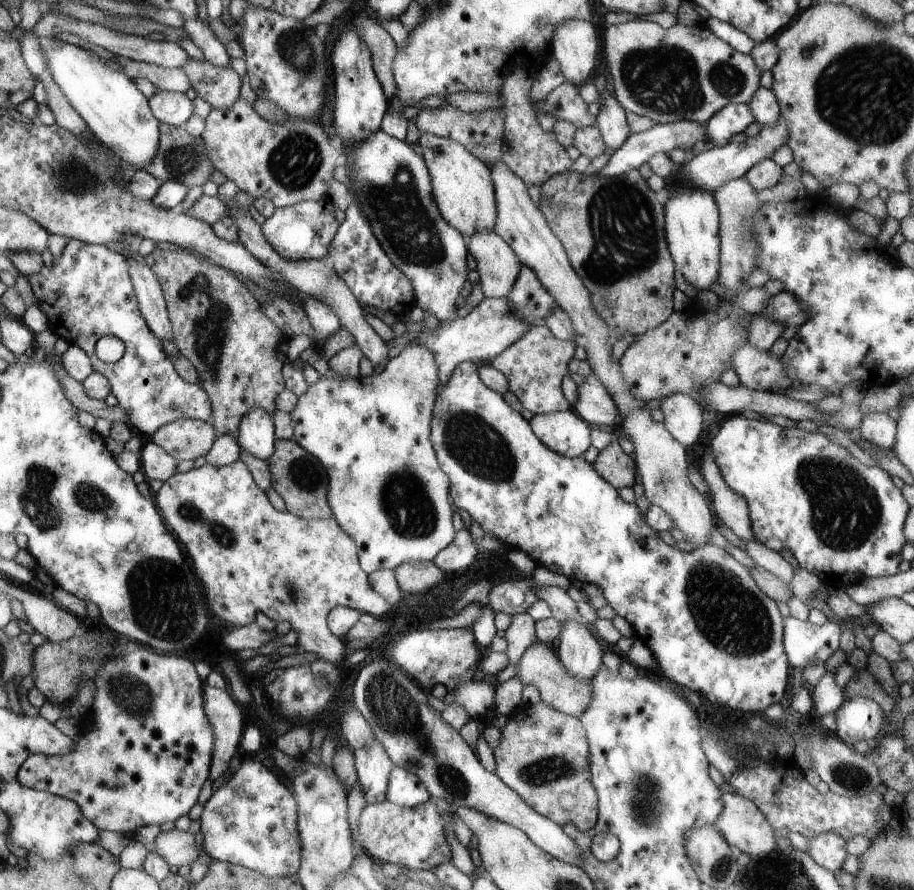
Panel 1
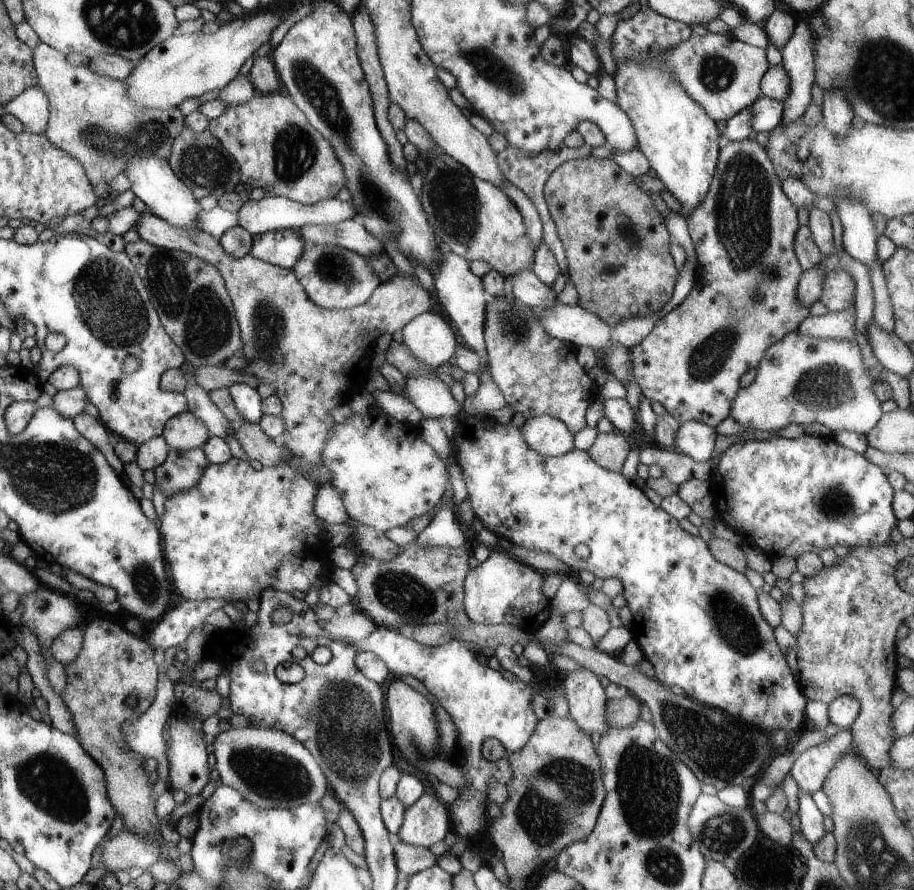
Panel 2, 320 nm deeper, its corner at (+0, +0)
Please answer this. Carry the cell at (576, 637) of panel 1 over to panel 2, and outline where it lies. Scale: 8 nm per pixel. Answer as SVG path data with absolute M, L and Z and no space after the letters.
M579 666L572 672L564 673L564 690L566 690L566 700L570 706L569 716L572 716L572 720L578 724L578 728L592 737L594 734L601 736L609 730L608 718L606 718L606 694L605 687L602 685L602 679L598 677L598 674L594 674L592 670Z

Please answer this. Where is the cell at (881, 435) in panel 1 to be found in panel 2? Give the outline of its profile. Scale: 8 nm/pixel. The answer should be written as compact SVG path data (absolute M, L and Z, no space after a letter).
M797 331L788 332L778 342L766 348L757 367L756 379L748 388L742 388L738 392L729 416L744 429L756 428L762 432L779 432L792 422L803 427L819 422L832 433L848 430L866 436L884 414L882 403L872 390L874 384L874 378L870 378L860 348L854 340L850 342L850 340L809 338Z

